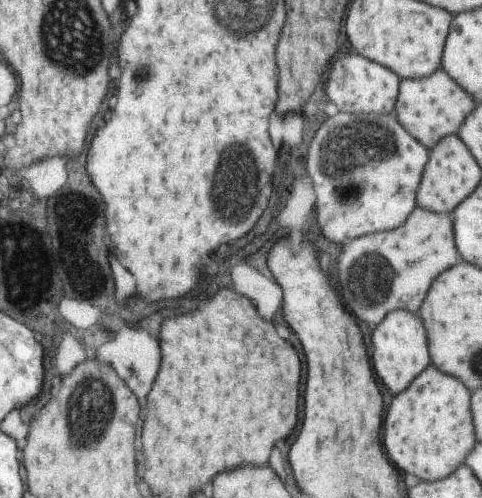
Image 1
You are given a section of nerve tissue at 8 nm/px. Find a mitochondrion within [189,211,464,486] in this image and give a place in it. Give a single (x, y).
(371, 282)

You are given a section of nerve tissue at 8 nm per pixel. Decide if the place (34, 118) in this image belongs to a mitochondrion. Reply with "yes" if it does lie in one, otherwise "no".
no

